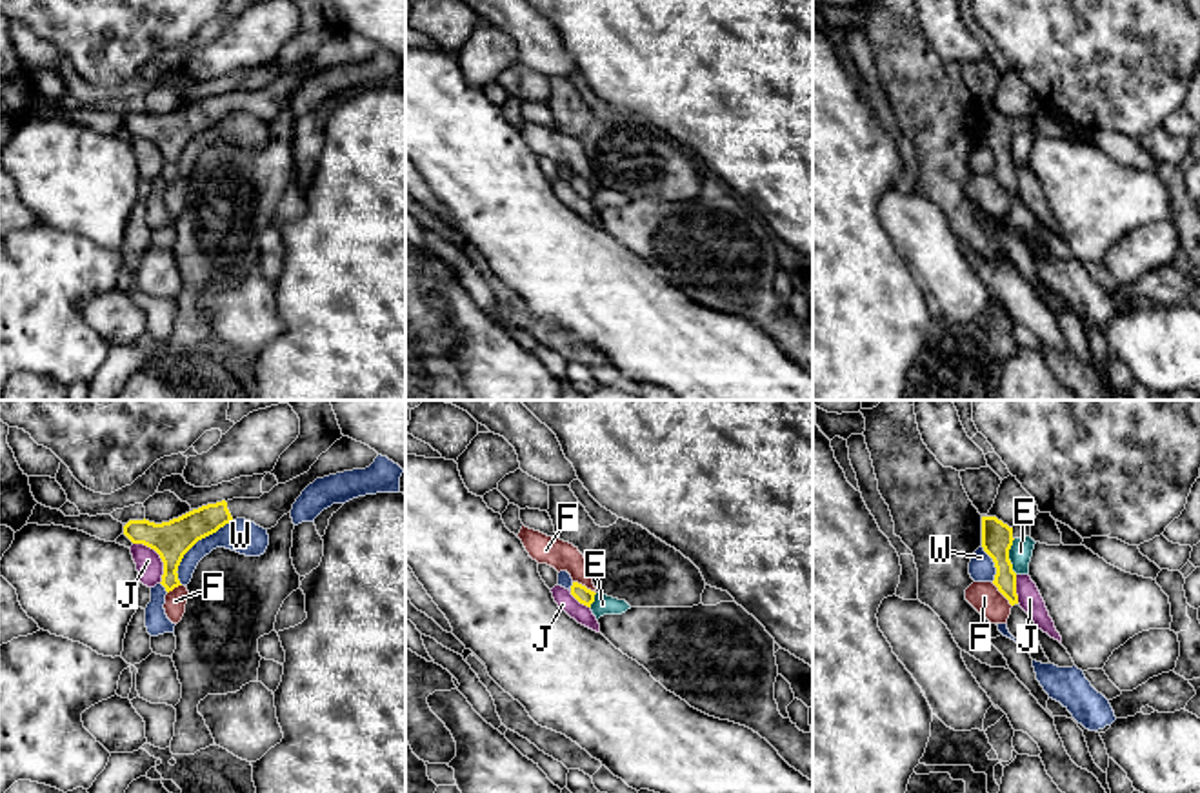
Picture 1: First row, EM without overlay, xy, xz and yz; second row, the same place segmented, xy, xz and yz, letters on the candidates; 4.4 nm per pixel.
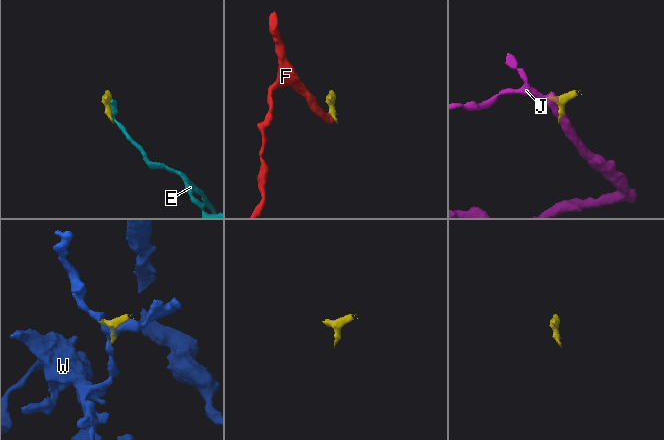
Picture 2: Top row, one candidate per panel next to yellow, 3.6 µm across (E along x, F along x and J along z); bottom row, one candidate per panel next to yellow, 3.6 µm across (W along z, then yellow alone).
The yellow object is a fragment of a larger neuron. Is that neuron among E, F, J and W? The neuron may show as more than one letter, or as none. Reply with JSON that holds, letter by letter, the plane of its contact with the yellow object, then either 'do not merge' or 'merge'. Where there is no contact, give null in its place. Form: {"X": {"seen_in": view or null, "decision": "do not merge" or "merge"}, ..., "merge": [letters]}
{"E": {"seen_in": "yz", "decision": "do not merge"}, "F": {"seen_in": "yz", "decision": "do not merge"}, "J": {"seen_in": "xy", "decision": "do not merge"}, "W": {"seen_in": "xy", "decision": "do not merge"}, "merge": []}

